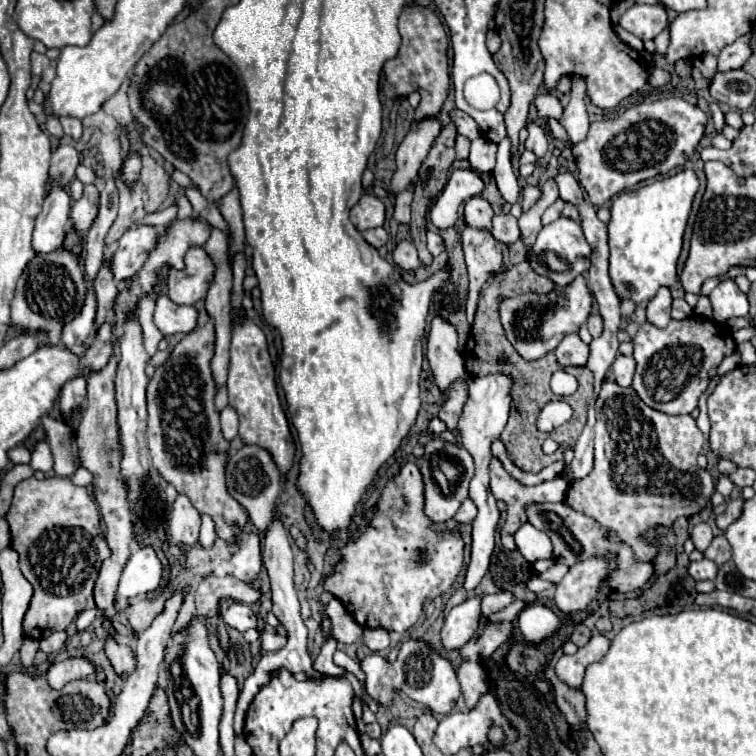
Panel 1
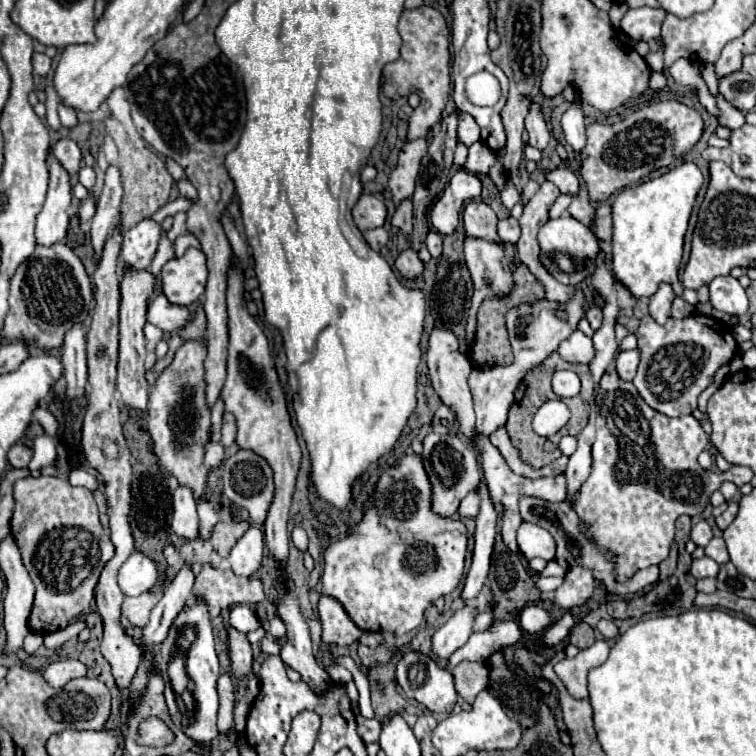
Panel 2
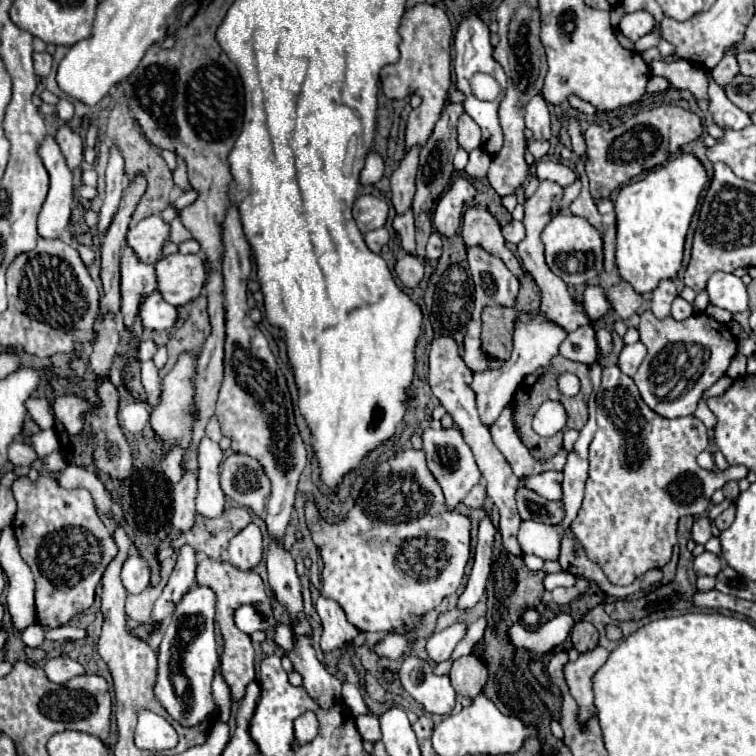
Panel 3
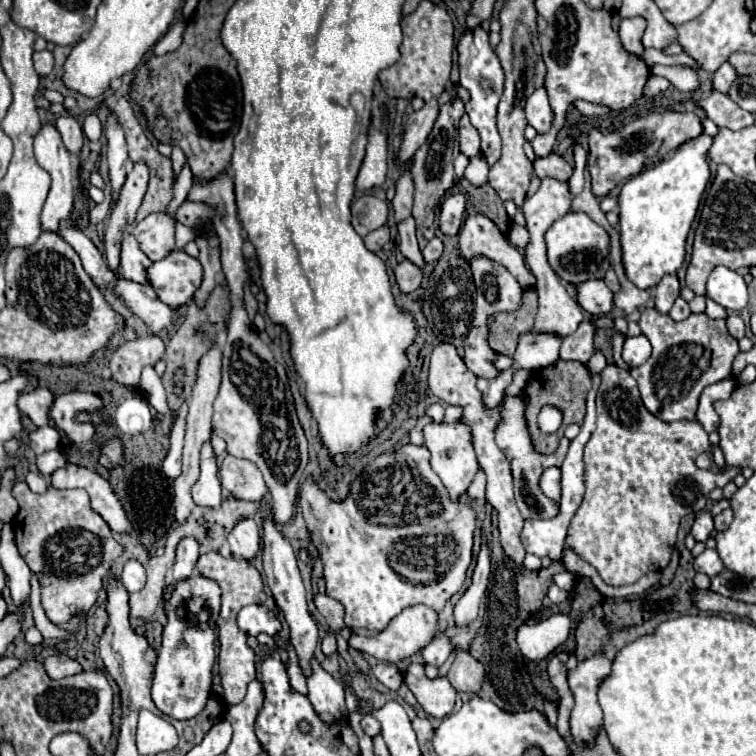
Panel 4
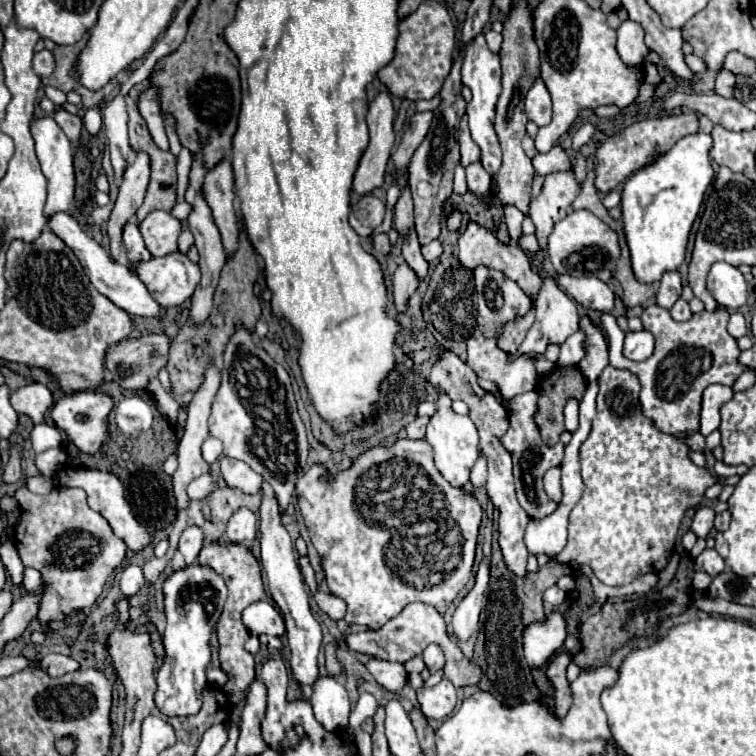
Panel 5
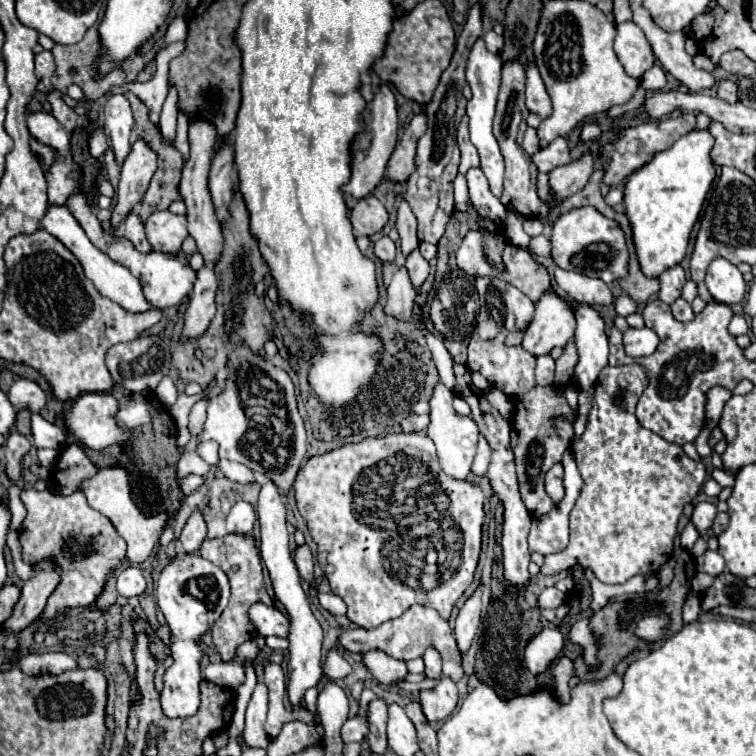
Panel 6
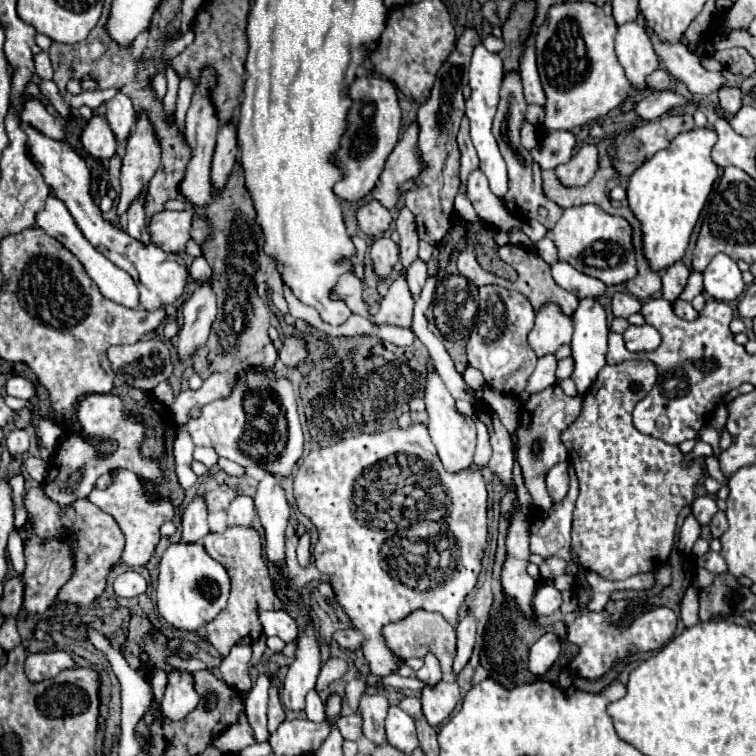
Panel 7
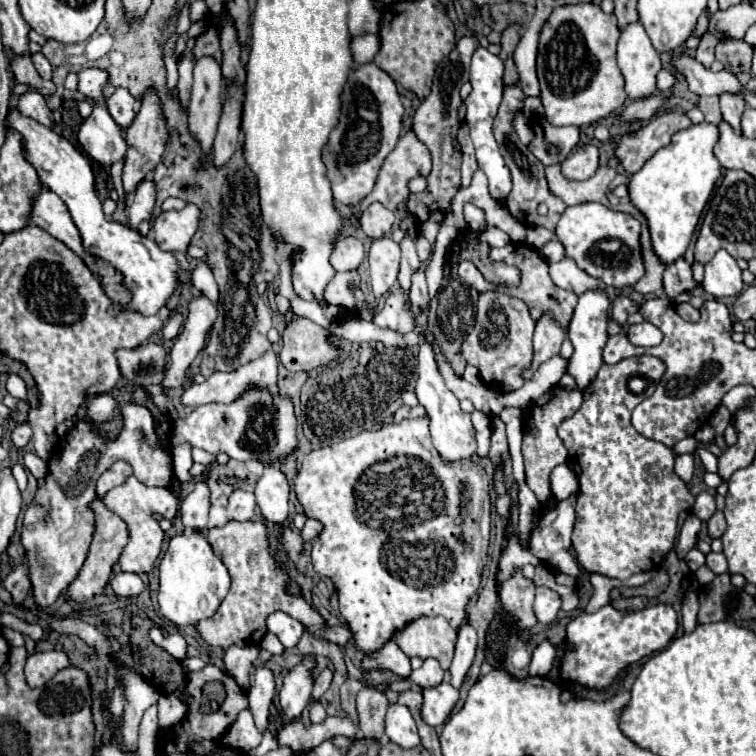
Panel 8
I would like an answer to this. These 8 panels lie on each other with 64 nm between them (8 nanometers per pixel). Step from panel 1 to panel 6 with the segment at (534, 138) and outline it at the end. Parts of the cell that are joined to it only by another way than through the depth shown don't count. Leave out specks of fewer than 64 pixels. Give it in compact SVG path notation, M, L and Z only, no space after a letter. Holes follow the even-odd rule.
M534 62L526 66L526 106L530 112L536 112L540 118L546 118L552 112L548 92Z

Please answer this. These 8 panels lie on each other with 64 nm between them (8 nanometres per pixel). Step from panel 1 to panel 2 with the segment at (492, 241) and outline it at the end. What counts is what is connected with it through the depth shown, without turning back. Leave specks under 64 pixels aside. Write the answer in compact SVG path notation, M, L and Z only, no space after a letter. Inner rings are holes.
M466 238L464 256L466 256L466 266L468 266L472 282L474 282L472 306L470 306L470 312L468 312L468 326L466 326L466 344L468 344L468 348L472 348L474 338L476 338L476 312L478 312L480 304L486 298L508 296L512 292L512 288L514 288L514 278L512 278L512 268L508 266L508 262L504 258L502 246L496 246L492 242L484 242L484 240L476 240L476 238Z

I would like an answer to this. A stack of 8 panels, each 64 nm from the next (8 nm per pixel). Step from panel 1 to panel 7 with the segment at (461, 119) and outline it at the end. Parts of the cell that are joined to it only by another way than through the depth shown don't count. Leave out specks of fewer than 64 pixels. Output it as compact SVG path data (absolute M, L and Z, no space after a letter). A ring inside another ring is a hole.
M462 118L460 132L458 132L458 146L460 146L460 152L462 152L460 180L466 184L468 174L470 174L472 170L476 170L476 168L478 168L478 156L476 156L476 150L474 150L474 146L472 146L470 132L468 132L468 118Z

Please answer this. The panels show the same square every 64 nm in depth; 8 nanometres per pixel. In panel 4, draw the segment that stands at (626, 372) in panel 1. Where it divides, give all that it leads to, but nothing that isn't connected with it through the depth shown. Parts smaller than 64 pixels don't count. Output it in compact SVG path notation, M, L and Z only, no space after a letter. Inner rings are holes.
M640 334L640 336L626 336L622 358L630 366L640 366L642 362L646 362L650 358L650 354L652 354L652 346L650 346L650 340L644 334Z

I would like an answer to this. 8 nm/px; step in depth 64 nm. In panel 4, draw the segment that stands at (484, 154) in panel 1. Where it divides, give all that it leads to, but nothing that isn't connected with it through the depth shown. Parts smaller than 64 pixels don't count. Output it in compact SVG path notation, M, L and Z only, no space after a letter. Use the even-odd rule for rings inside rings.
M476 156L470 160L464 178L474 186L484 186L488 182L488 166L486 166L482 156Z

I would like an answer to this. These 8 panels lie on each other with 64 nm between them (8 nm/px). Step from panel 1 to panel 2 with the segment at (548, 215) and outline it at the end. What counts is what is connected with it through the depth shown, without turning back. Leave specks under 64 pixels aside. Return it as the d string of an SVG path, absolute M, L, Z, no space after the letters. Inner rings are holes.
M560 194L560 198L554 202L554 206L550 208L550 218L558 218L566 212L566 208L570 206L570 202L574 200L572 194Z

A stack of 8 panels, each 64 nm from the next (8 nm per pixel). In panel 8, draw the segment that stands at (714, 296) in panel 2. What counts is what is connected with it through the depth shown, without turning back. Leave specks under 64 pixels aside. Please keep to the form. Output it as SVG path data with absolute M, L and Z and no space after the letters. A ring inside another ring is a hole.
M718 250L706 264L702 288L716 298L738 296L744 290L742 270L726 250Z

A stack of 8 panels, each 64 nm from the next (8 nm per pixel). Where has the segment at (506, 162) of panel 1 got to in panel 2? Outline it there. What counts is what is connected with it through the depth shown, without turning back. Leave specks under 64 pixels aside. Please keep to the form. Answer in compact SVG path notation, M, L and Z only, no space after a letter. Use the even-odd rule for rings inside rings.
M508 182L506 190L504 190L504 194L502 194L502 204L504 204L508 210L512 210L512 206L514 206L516 202L518 202L518 192L516 192L514 184Z

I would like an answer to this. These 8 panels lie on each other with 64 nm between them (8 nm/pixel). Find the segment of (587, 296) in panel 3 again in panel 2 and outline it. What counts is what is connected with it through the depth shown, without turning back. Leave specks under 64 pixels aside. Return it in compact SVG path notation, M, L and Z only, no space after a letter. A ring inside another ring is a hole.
M590 304L588 312L586 312L586 318L588 318L592 330L598 330L600 324L602 324L602 304Z

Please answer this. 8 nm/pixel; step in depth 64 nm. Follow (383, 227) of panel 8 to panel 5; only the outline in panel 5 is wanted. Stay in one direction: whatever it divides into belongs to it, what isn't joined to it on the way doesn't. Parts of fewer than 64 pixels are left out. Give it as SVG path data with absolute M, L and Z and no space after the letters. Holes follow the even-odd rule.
M372 194L362 196L350 210L350 226L356 230L360 238L374 234L374 230L382 224L386 214L386 206Z

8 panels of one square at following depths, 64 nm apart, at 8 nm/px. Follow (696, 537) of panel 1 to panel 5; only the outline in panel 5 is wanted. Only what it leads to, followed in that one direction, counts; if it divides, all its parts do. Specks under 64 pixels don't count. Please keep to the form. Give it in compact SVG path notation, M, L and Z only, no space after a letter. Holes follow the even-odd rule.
M698 506L696 516L692 520L692 532L698 538L706 538L714 526L714 516L716 516L716 512L710 506Z

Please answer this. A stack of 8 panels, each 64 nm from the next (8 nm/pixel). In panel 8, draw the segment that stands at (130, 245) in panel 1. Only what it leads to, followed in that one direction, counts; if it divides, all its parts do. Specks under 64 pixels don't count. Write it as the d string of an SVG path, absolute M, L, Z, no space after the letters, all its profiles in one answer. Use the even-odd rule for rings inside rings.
M186 204L182 210L162 212L154 222L154 240L162 250L186 252L190 240L198 232L200 208Z

